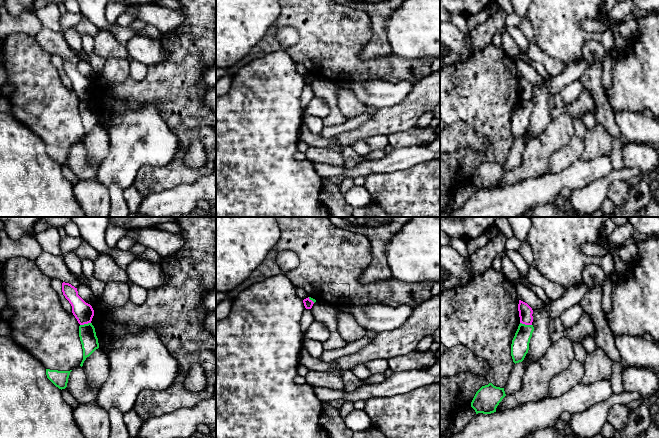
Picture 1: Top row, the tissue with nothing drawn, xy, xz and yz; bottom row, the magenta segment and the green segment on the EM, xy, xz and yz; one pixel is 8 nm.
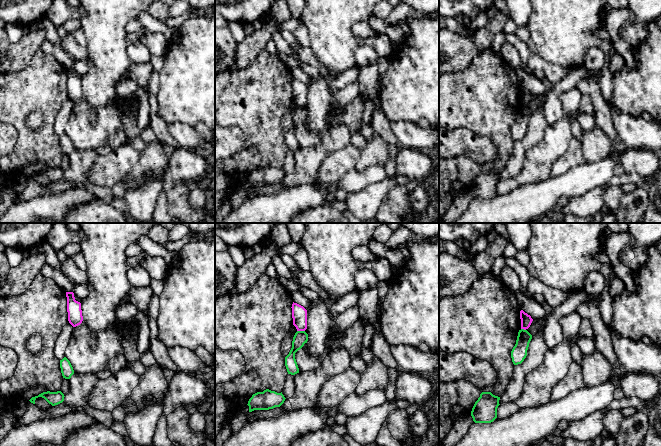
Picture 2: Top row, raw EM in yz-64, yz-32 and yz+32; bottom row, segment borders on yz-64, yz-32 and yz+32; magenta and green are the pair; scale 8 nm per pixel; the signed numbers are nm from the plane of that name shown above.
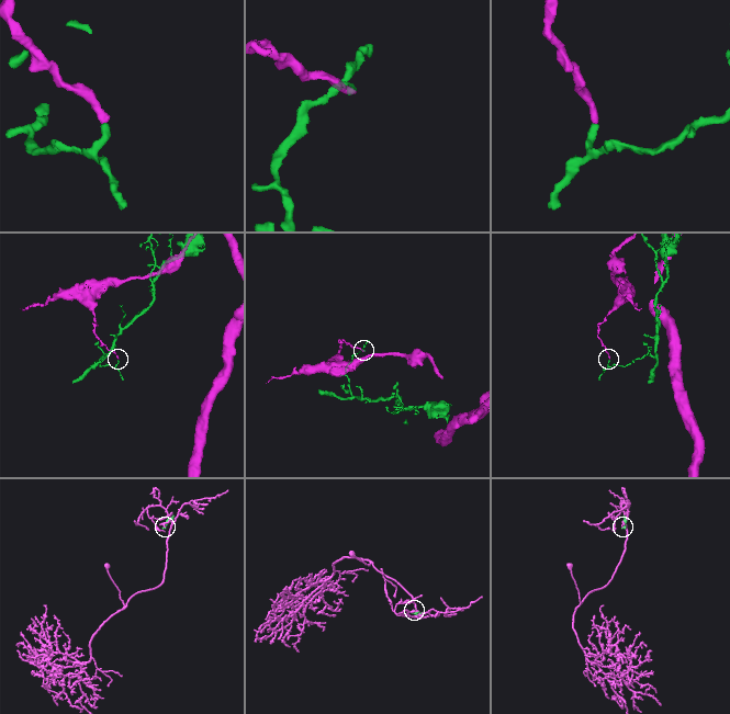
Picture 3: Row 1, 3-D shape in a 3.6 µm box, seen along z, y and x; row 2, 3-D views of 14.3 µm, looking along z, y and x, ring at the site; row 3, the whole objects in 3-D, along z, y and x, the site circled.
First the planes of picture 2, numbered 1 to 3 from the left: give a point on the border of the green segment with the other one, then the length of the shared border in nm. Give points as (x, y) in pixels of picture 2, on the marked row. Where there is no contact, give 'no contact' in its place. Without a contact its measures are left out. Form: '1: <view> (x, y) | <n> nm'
1: no contact
2: yz-32 (301, 330) | 60 nm
3: yz+32 (523, 328) | 40 nm

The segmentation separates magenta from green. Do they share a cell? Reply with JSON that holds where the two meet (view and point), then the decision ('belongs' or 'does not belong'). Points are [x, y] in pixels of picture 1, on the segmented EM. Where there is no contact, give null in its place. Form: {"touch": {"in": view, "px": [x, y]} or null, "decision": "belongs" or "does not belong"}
{"touch": {"in": "yz", "px": [526, 324]}, "decision": "does not belong"}

